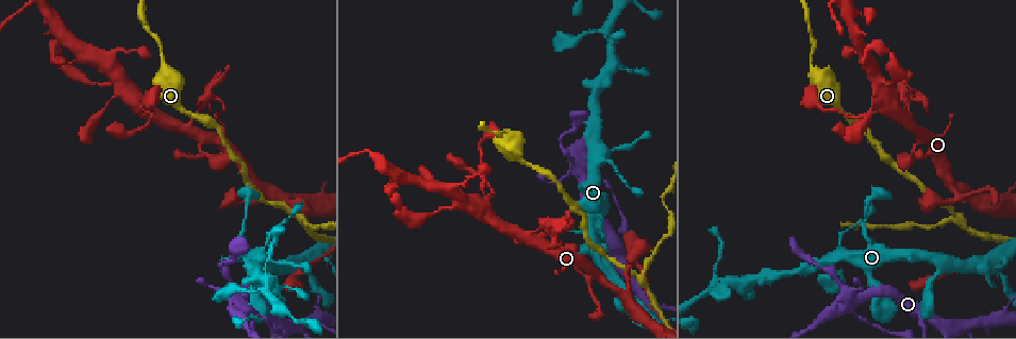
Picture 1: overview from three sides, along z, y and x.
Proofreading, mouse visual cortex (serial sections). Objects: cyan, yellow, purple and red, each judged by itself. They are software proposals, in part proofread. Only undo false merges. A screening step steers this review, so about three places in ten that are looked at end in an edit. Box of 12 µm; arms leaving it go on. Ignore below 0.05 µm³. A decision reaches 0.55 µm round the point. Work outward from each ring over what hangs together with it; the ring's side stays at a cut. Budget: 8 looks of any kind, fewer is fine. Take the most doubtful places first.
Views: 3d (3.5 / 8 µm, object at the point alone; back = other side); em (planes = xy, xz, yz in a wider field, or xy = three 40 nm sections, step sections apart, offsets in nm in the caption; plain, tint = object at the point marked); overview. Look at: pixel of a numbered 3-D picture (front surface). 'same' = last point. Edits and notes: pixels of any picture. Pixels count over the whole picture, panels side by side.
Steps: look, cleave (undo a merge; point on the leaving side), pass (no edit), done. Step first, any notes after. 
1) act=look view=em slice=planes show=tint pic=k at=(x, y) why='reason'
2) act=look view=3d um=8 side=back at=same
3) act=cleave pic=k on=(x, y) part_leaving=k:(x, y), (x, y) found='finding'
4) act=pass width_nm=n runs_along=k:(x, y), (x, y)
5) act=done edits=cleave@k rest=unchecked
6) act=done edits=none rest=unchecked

act=look view=3d um=3.5 pic=1 at=(905, 101) why='a fork'

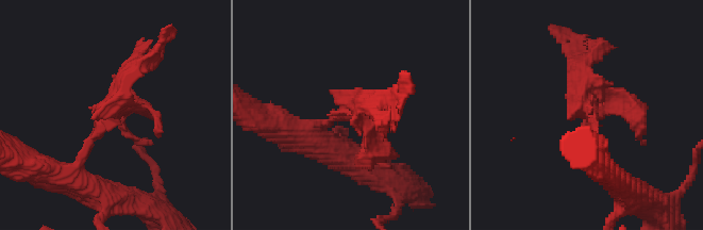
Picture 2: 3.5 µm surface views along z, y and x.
act=look view=em slice=xy step=3 show=tint pic=2 at=(589, 110) why='shape alone is not enough'

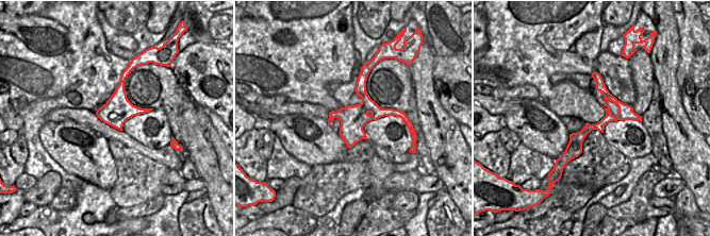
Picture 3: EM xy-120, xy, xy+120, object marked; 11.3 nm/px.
act=cleave pic=2 on=(350, 112) part_leaving=2:(335, 118), (388, 101) found='a second cell is stuck on'

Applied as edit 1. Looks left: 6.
act=look view=3d um=8 pic=1 at=(165, 67) why='sudden change in width'

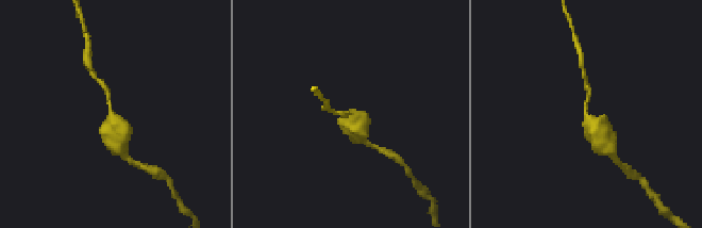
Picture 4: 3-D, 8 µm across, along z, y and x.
act=look view=3d um=3.5 pic=4 at=(351, 113)

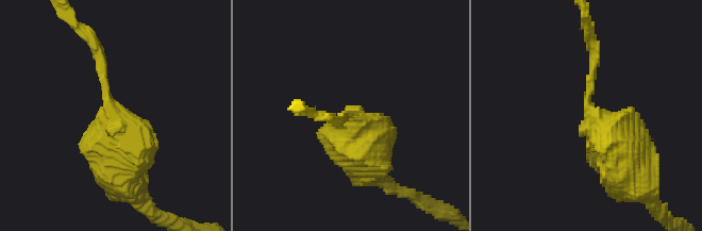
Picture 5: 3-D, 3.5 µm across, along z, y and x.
act=look view=em slice=xy step=2 show=tint pic=5 at=(348, 116) why='need the tissue'

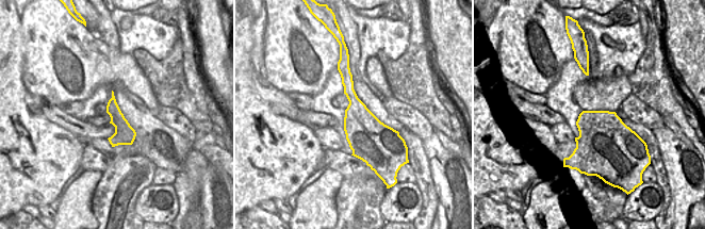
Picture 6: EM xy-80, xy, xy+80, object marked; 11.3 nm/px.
act=pass runs_along=5:(123, 178), (94, 45) found='all the same cell'

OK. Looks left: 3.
act=look view=3d um=8 pic=1 at=(855, 315) why='thin neck'

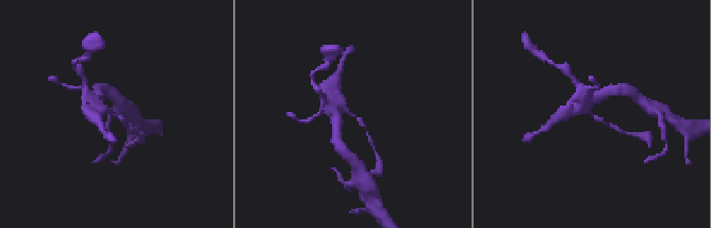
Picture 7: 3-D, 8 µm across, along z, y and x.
act=look view=3d um=3.5 pic=7 at=(352, 113) why='zoom in'

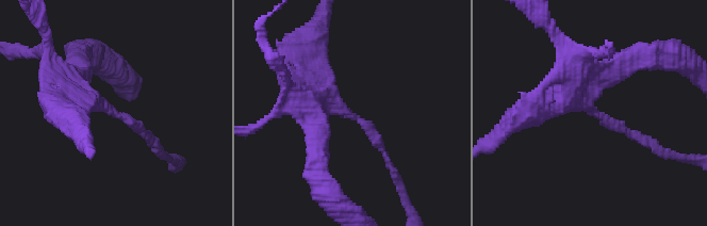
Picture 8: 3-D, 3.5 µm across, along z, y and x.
act=look view=em slice=planes show=tint pic=8 at=(355, 115)

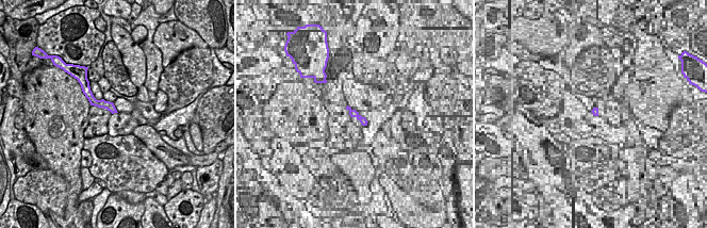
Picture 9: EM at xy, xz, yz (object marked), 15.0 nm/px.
act=pass found='one cell here'

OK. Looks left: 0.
act=done edits=cleave@2 rest=unchecked

